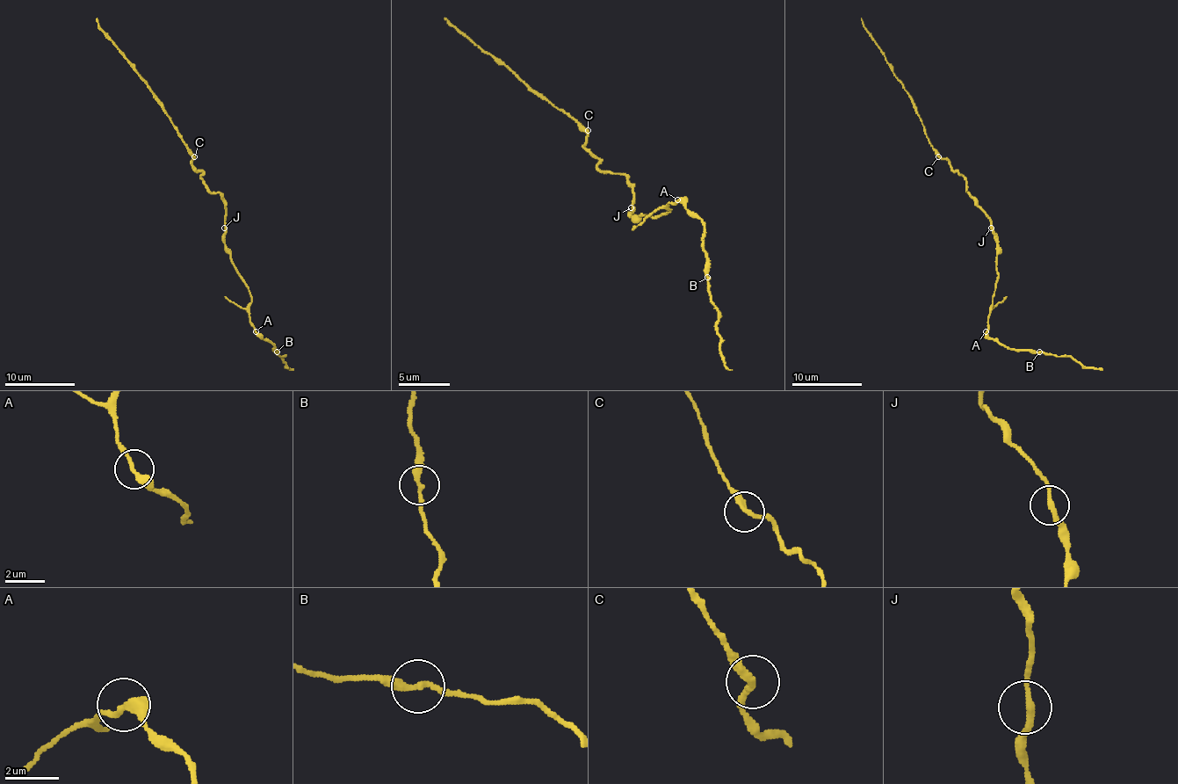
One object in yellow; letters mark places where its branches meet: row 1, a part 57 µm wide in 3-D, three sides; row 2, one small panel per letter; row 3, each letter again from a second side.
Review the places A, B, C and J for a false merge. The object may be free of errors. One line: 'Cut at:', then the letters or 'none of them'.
Cut at: none of them

